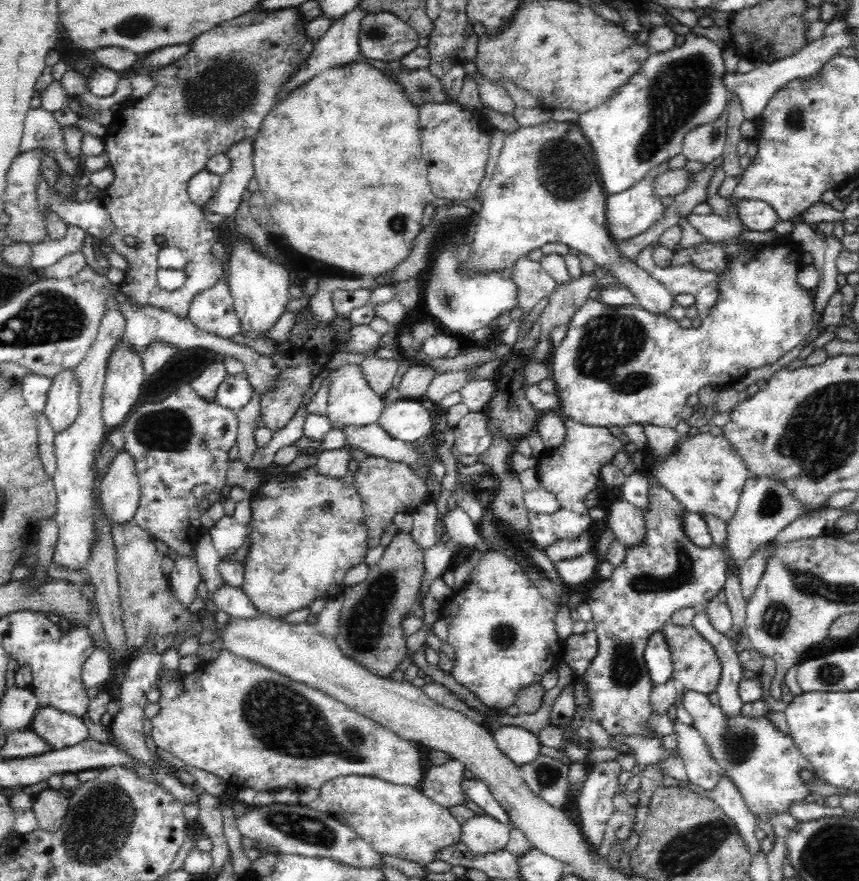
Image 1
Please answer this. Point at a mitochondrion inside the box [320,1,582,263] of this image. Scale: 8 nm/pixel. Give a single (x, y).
(372, 32)

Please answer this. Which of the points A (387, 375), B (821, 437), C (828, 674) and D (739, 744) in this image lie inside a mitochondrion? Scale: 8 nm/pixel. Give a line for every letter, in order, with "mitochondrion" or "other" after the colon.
A: other
B: mitochondrion
C: mitochondrion
D: mitochondrion

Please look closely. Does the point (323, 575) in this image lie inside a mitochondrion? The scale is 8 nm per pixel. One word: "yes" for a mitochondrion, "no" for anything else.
no

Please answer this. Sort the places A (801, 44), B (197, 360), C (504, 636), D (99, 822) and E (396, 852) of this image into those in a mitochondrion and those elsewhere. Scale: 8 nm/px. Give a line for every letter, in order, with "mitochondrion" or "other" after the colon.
A: other
B: other
C: mitochondrion
D: mitochondrion
E: other

